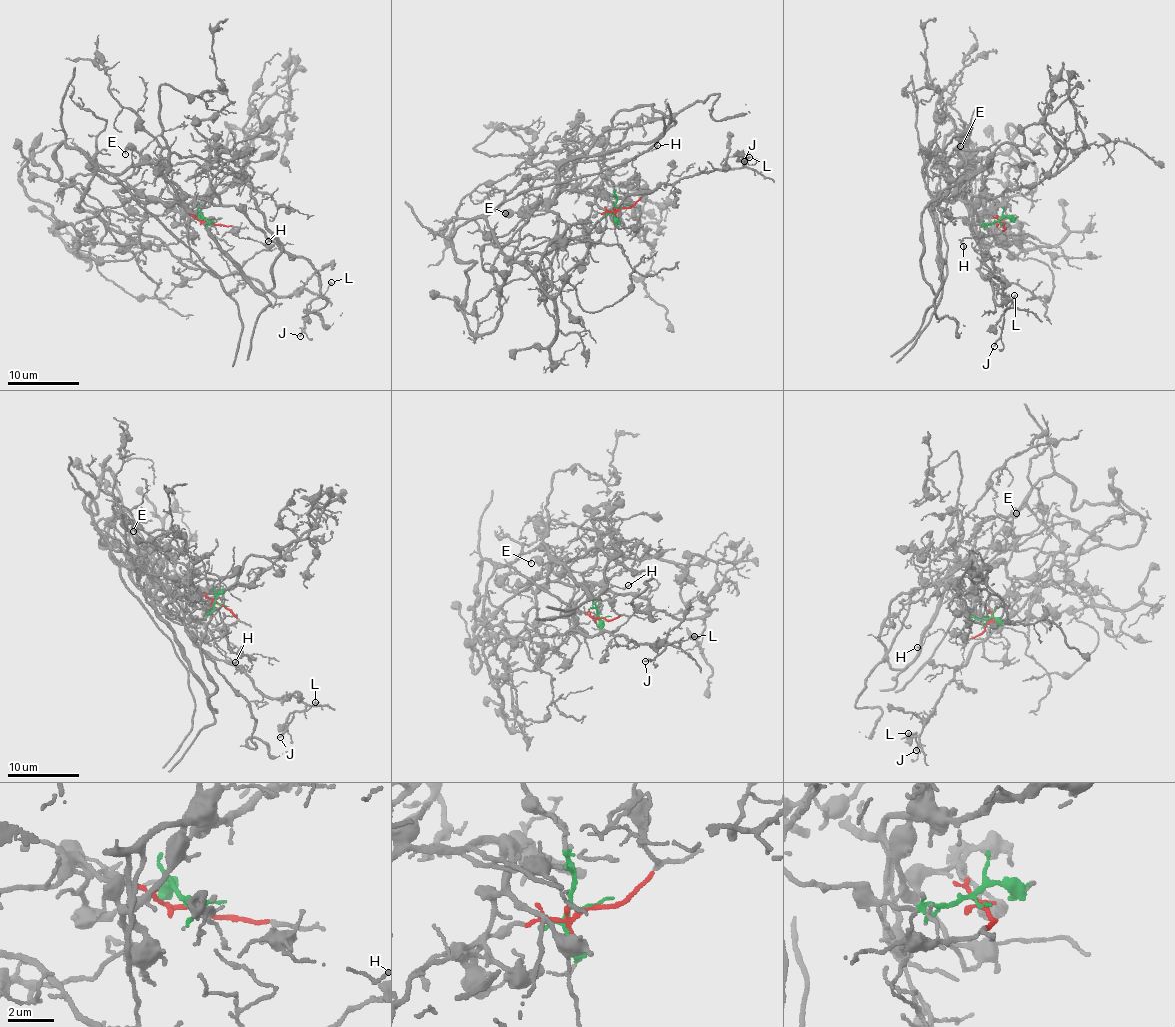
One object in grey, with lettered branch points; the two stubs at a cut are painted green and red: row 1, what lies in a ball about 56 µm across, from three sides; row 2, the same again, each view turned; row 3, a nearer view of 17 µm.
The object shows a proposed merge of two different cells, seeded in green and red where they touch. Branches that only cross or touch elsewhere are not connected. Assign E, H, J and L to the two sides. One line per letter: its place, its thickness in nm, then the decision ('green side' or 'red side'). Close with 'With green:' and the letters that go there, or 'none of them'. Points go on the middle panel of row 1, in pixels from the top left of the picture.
E: place (505, 213); calibre 100 nm; green side
H: place (657, 145); calibre 140 nm; red side
J: place (744, 161); calibre 170 nm; red side
L: place (749, 157); calibre 120 nm; red side
With green: E

